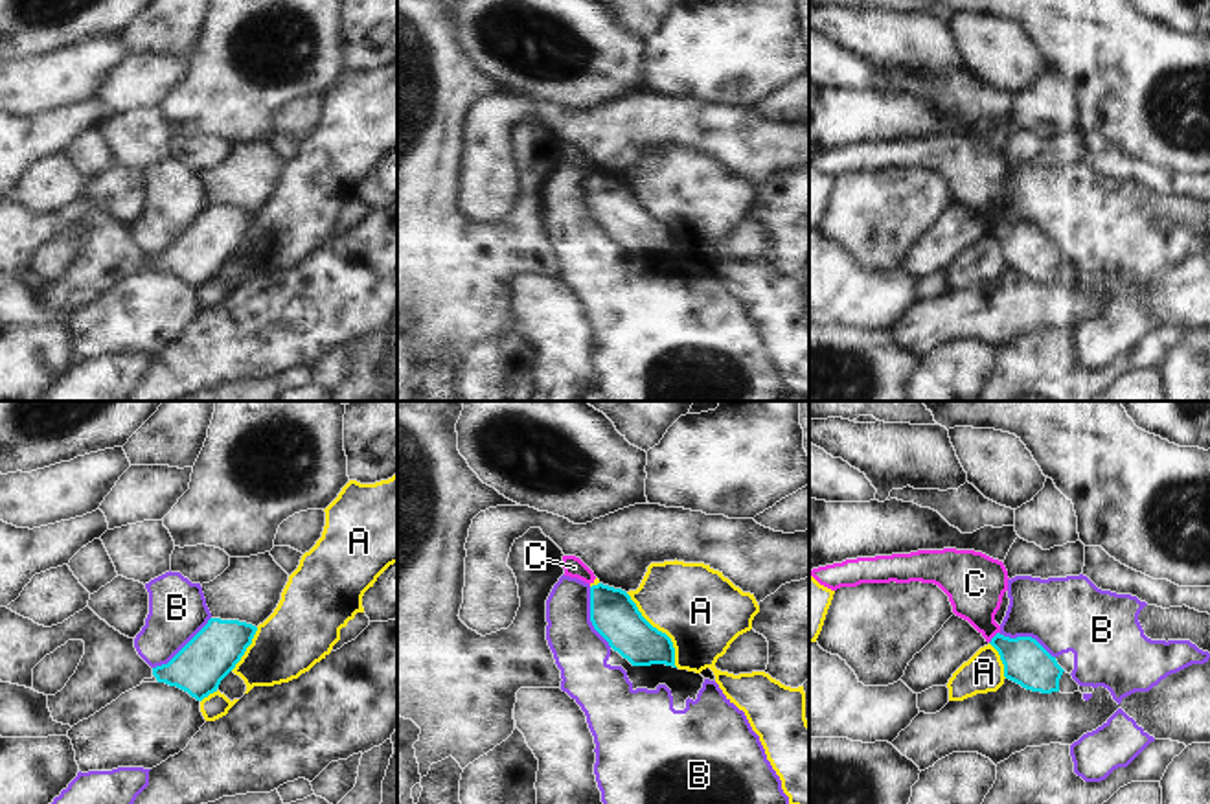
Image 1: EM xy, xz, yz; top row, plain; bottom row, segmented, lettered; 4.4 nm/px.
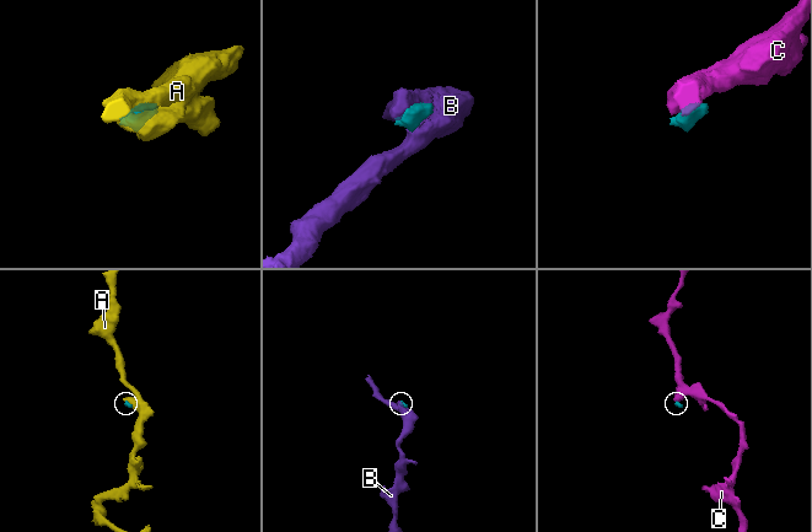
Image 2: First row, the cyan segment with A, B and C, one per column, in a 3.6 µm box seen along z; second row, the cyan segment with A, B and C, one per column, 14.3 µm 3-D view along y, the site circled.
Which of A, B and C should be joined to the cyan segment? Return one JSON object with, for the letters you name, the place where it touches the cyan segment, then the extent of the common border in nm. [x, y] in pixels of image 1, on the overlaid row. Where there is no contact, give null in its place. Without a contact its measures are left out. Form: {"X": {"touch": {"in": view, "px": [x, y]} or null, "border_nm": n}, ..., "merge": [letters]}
{"merge": []}

